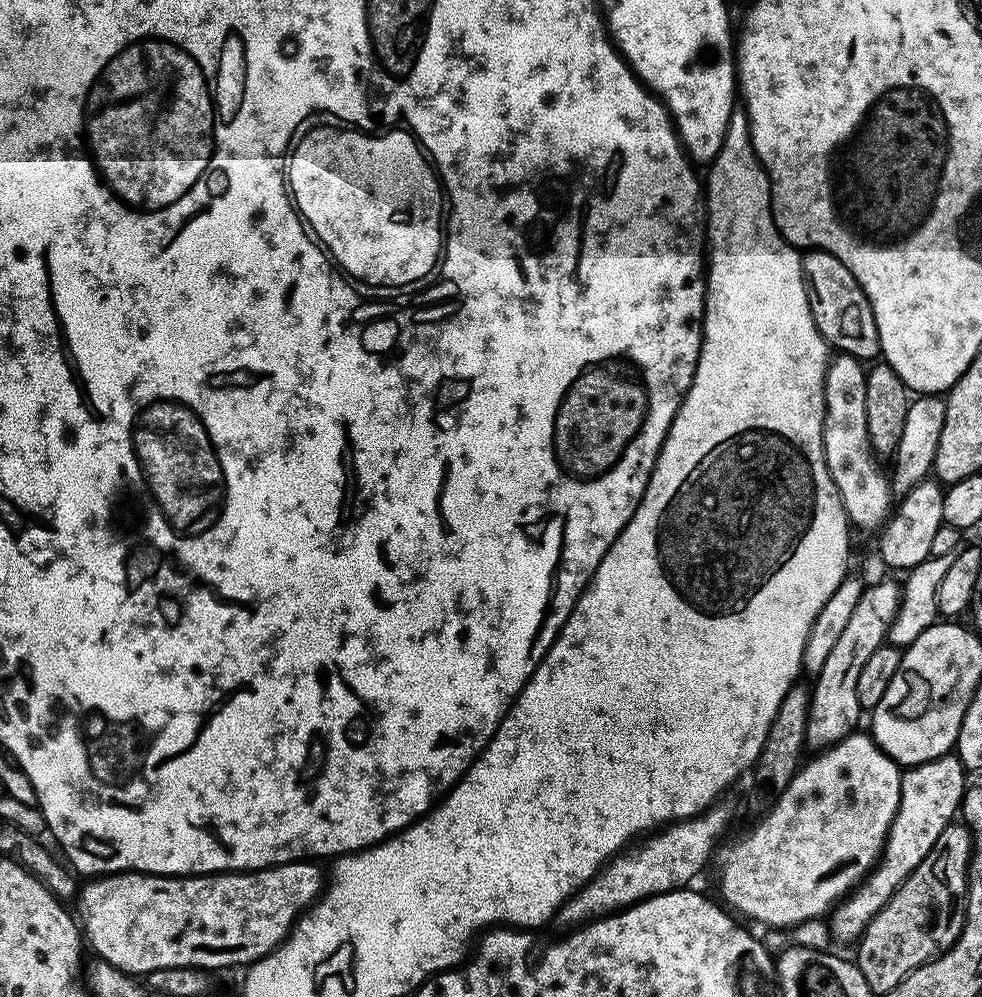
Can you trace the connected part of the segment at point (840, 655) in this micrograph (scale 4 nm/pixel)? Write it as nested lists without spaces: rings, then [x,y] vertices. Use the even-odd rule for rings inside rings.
[[[880,580],[877,584],[869,583],[854,606],[854,614],[846,622],[842,635],[826,657],[826,666],[815,673],[816,685],[811,685],[812,700],[808,704],[808,725],[806,726],[806,744],[809,749],[823,750],[857,731],[862,715],[858,702],[858,674],[862,666],[888,639],[888,631],[896,617],[900,605],[901,585],[892,580]]]

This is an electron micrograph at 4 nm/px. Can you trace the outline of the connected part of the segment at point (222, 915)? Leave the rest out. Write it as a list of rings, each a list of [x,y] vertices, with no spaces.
[[[298,860],[290,864],[276,864],[272,868],[261,868],[259,870],[245,870],[243,872],[233,872],[231,874],[197,874],[194,876],[158,876],[150,872],[114,872],[106,876],[98,876],[87,881],[88,884],[79,889],[78,920],[82,925],[83,935],[99,959],[110,962],[118,970],[127,972],[137,978],[154,970],[166,970],[174,966],[186,966],[187,968],[202,968],[205,970],[217,970],[216,968],[232,968],[235,964],[247,966],[253,964],[255,960],[261,960],[263,956],[268,956],[275,952],[289,932],[292,931],[293,924],[304,915],[305,911],[316,903],[322,889],[326,884],[325,873],[320,873],[320,868],[316,862],[308,860]]]

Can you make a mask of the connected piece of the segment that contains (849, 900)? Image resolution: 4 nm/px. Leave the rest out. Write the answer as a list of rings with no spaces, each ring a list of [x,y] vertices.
[[[940,754],[935,760],[913,764],[903,769],[900,777],[900,805],[892,819],[888,837],[884,840],[884,850],[876,862],[876,867],[832,909],[832,932],[840,940],[859,941],[866,926],[886,906],[886,902],[910,878],[910,874],[930,854],[930,846],[938,842],[938,834],[946,825],[953,823],[952,816],[961,811],[964,802],[966,769],[955,754]]]

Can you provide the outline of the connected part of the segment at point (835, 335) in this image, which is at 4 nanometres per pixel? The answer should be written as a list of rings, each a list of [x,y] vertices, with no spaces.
[[[808,250],[803,253],[804,285],[810,302],[812,320],[818,330],[837,353],[852,356],[861,362],[872,362],[880,356],[878,326],[874,322],[874,310],[858,286],[858,278],[823,250]]]

